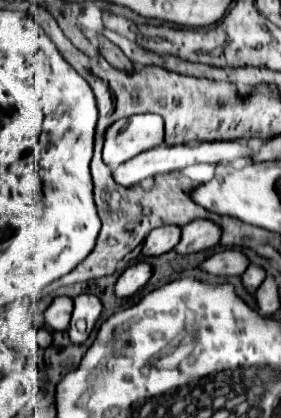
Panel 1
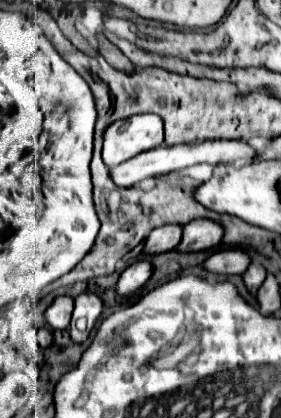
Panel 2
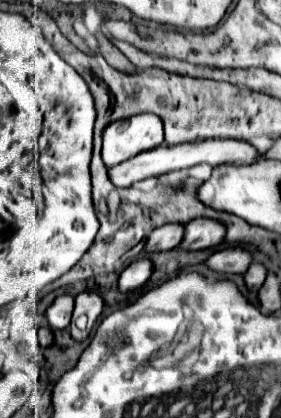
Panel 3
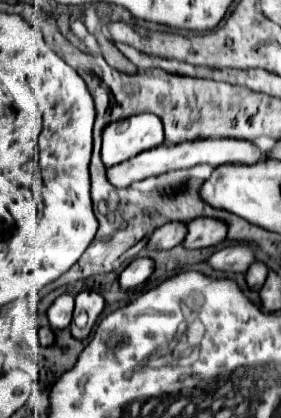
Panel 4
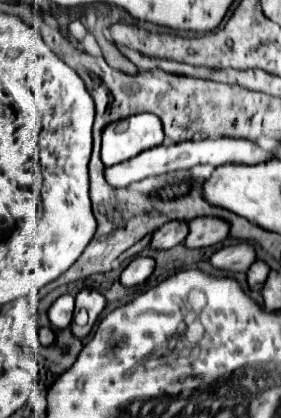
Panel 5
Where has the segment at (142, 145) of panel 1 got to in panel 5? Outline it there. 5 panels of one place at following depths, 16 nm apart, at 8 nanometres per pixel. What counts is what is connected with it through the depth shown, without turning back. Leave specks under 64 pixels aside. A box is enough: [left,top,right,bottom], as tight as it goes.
[102,114,164,166]

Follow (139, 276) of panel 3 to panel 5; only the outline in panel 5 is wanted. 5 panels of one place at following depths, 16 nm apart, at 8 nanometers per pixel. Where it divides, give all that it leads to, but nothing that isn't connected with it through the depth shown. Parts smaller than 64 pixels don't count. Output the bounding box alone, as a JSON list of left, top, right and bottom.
[120,258,154,288]

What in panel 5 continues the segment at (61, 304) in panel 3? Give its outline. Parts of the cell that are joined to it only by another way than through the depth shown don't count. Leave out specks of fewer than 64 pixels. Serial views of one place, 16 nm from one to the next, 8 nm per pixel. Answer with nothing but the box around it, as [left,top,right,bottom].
[48,294,74,328]

